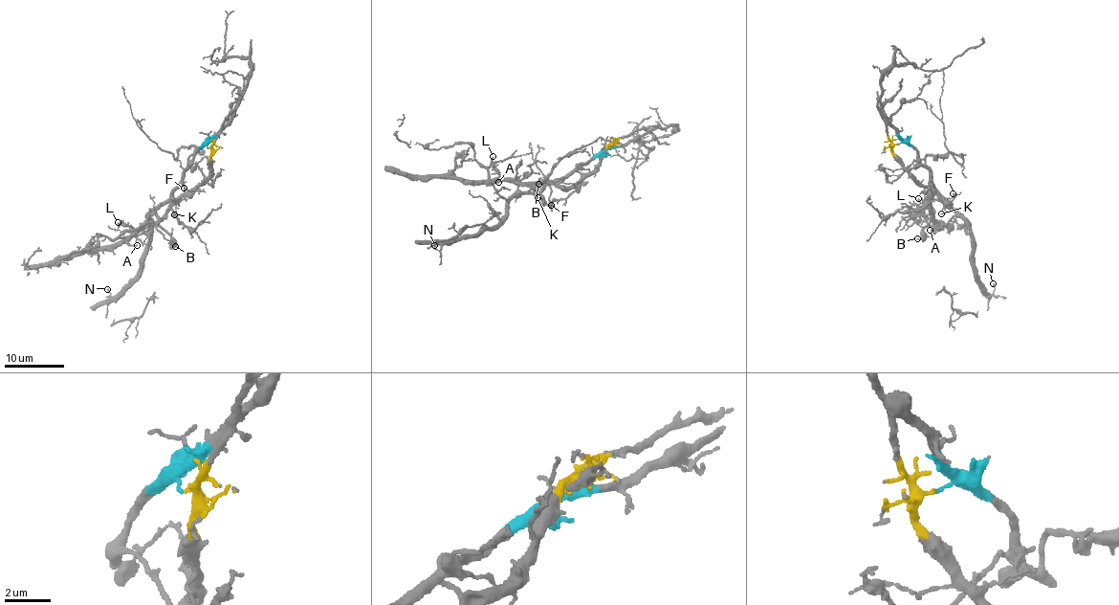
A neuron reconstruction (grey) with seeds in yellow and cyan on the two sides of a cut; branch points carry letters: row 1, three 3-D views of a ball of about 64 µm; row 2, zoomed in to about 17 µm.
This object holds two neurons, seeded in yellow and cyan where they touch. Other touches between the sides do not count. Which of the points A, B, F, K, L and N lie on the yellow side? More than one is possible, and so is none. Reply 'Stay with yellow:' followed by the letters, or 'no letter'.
Stay with yellow: A, B, L

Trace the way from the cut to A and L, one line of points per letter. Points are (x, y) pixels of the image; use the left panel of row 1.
A: (208, 147), (213, 151), (212, 171), (184, 193), (157, 221), (149, 220), (129, 240), (131, 245), (137, 244)
L: (208, 147), (213, 151), (212, 171), (184, 193), (157, 221), (148, 220), (134, 230), (118, 222)

